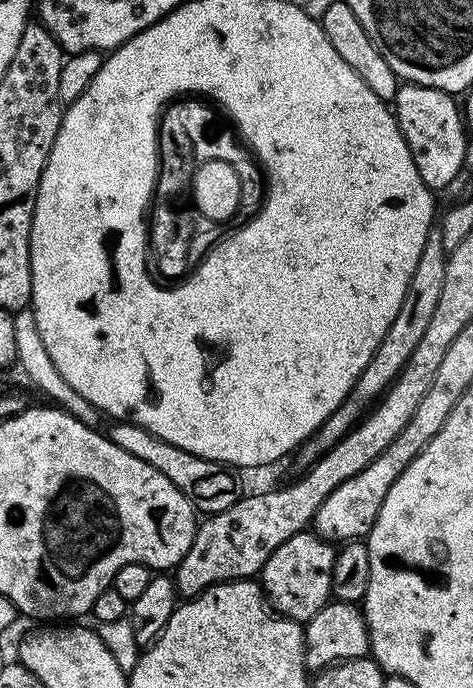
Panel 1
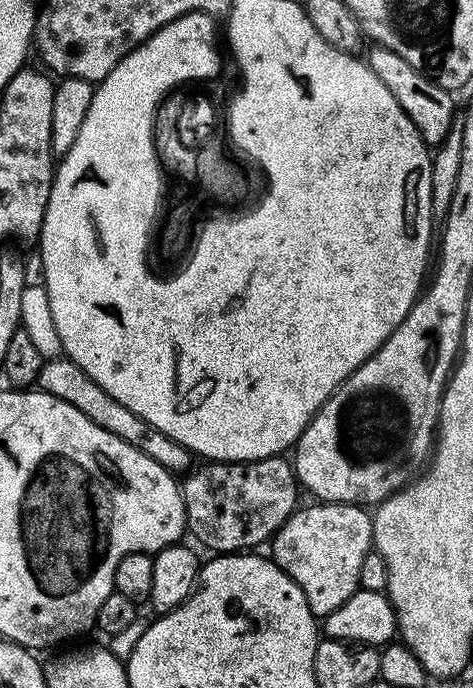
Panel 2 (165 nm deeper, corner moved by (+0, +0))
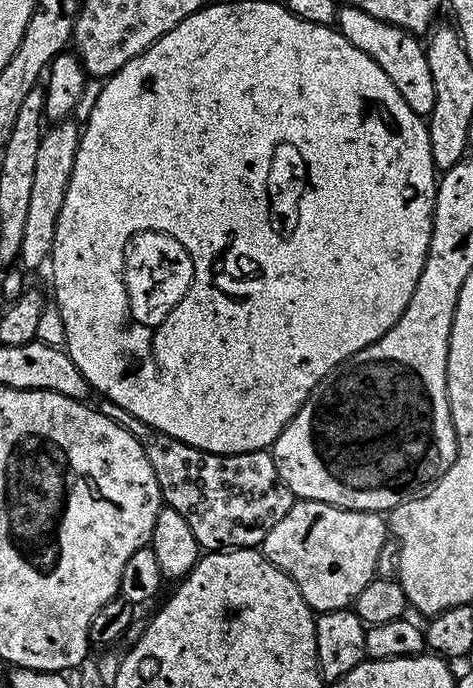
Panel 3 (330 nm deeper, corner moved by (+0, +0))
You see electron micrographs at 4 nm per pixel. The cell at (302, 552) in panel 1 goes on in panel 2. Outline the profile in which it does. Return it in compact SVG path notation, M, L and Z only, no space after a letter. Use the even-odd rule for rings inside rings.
M312 502L309 508L297 507L270 541L271 559L306 594L310 610L317 618L329 616L346 598L360 588L358 570L362 570L362 558L373 551L372 516L358 504L330 504Z

